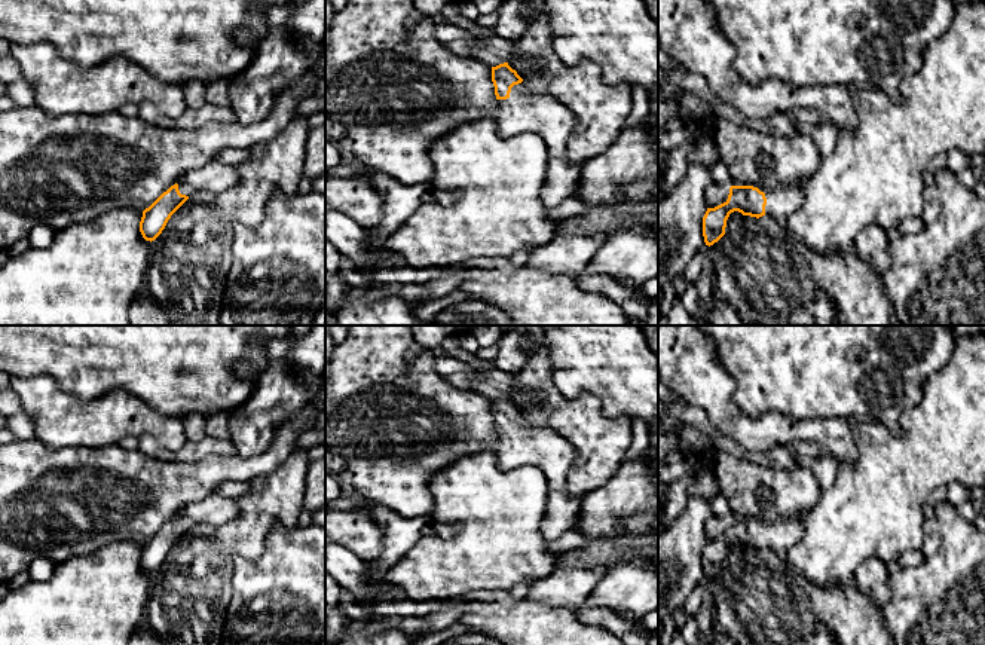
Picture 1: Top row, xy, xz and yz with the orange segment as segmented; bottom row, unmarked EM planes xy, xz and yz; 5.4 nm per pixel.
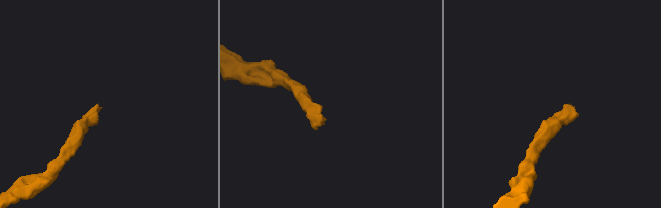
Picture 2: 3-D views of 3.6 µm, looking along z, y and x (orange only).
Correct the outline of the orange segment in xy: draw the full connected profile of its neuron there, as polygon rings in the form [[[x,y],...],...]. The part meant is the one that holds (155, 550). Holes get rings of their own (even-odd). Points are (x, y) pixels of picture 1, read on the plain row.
[[[183,514],[163,525],[143,544],[140,565],[146,574],[155,574],[165,562],[171,548],[192,529],[193,522]]]

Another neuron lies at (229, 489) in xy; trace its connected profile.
[[[224,482],[212,493],[224,498],[238,498],[250,490],[248,482]]]

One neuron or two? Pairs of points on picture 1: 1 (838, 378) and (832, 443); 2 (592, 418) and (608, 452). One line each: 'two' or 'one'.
1: two
2: one

